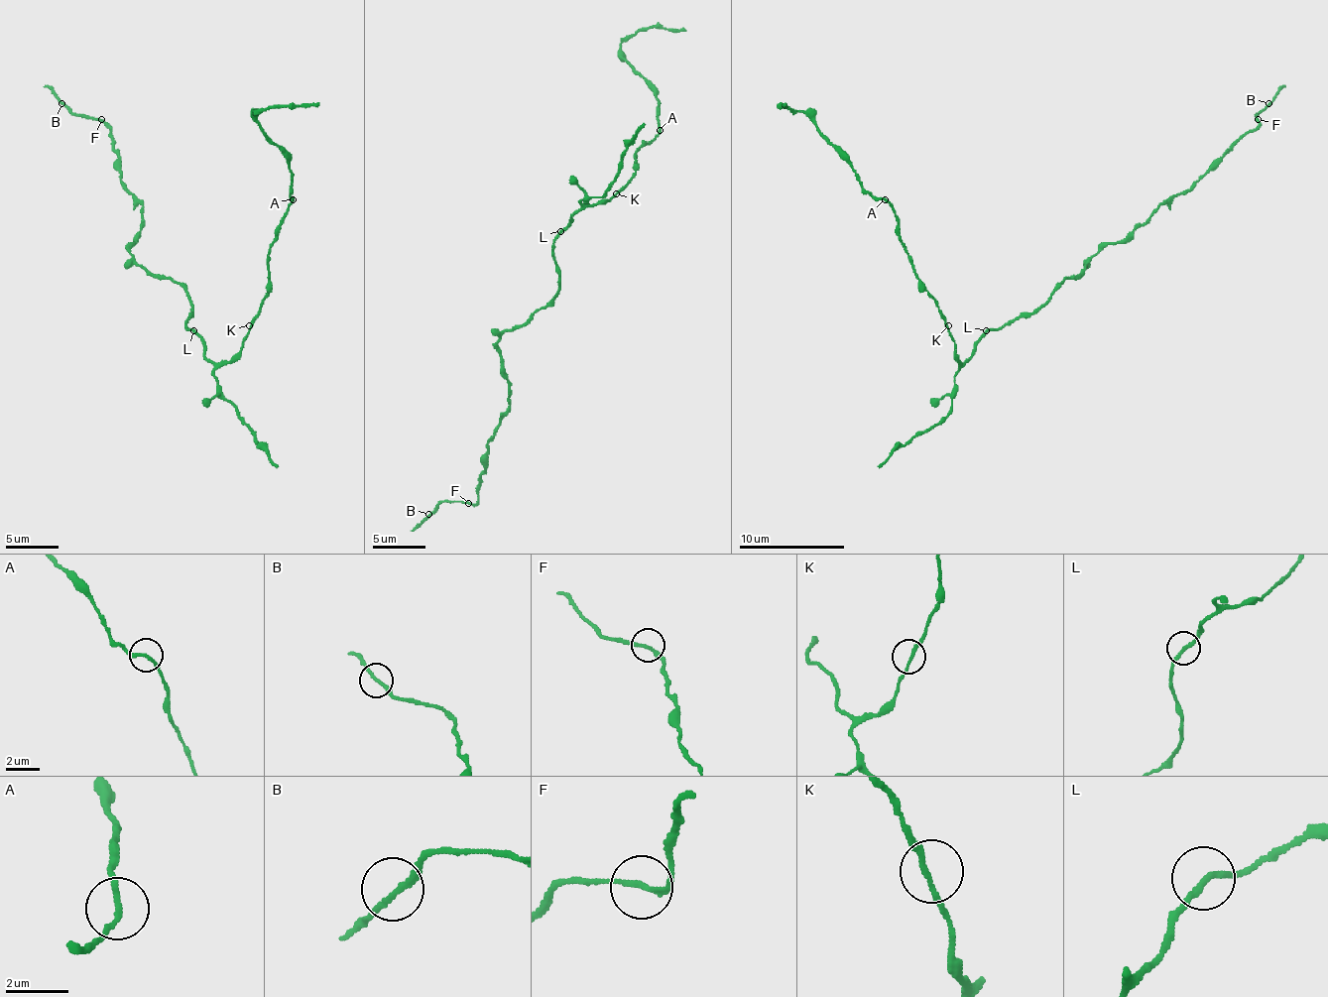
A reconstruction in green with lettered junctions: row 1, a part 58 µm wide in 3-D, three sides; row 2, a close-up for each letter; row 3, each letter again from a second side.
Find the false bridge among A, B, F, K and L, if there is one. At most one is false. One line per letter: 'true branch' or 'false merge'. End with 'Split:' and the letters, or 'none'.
A: true branch
B: true branch
F: true branch
K: true branch
L: true branch
Split: none

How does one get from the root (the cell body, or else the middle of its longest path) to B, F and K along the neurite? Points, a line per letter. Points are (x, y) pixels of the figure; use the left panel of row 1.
B: (193, 330), (185, 328), (185, 291), (133, 259), (141, 203), (125, 187), (112, 132), (61, 103)
F: (193, 330), (185, 328), (185, 291), (133, 259), (141, 203), (125, 187), (120, 154), (101, 119)
K: (193, 330), (201, 338), (204, 354), (212, 362), (228, 362), (241, 349), (241, 341), (249, 325)

